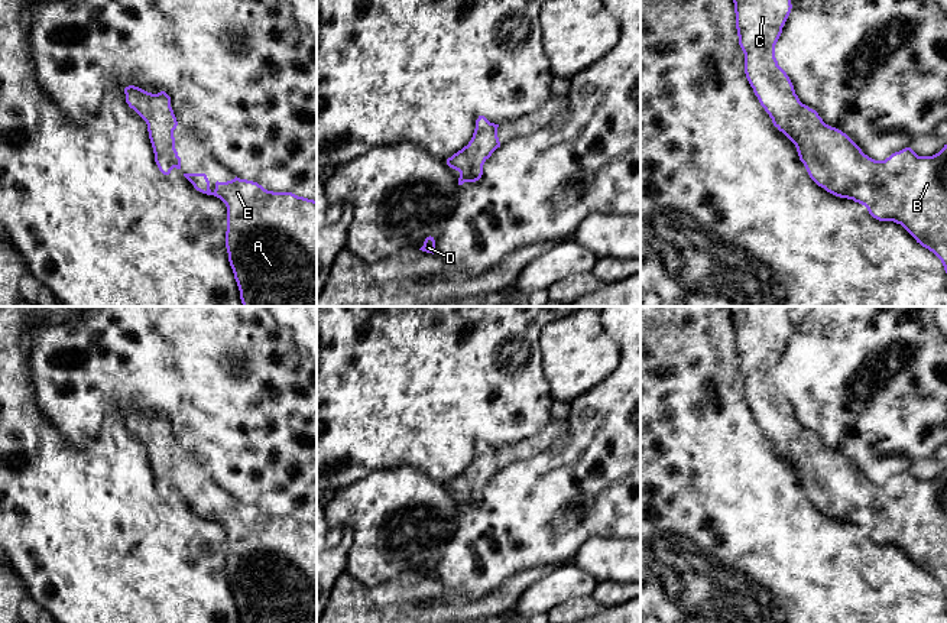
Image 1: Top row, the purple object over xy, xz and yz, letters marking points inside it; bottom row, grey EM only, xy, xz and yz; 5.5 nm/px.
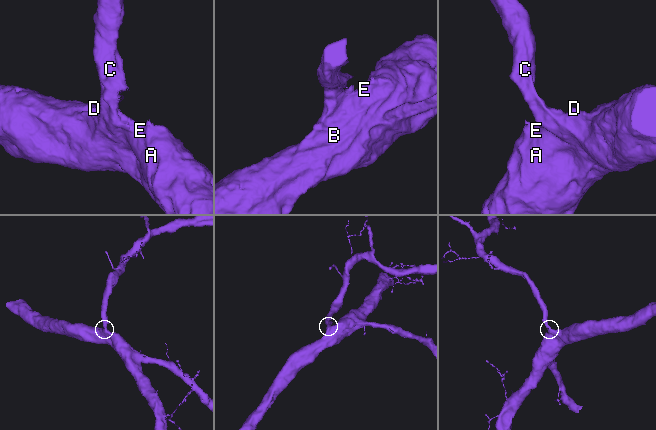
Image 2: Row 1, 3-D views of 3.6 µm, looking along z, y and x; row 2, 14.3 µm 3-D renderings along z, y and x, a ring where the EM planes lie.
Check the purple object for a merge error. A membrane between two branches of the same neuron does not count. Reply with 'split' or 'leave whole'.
leave whole

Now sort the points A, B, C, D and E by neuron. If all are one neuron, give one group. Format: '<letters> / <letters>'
A B C D E

